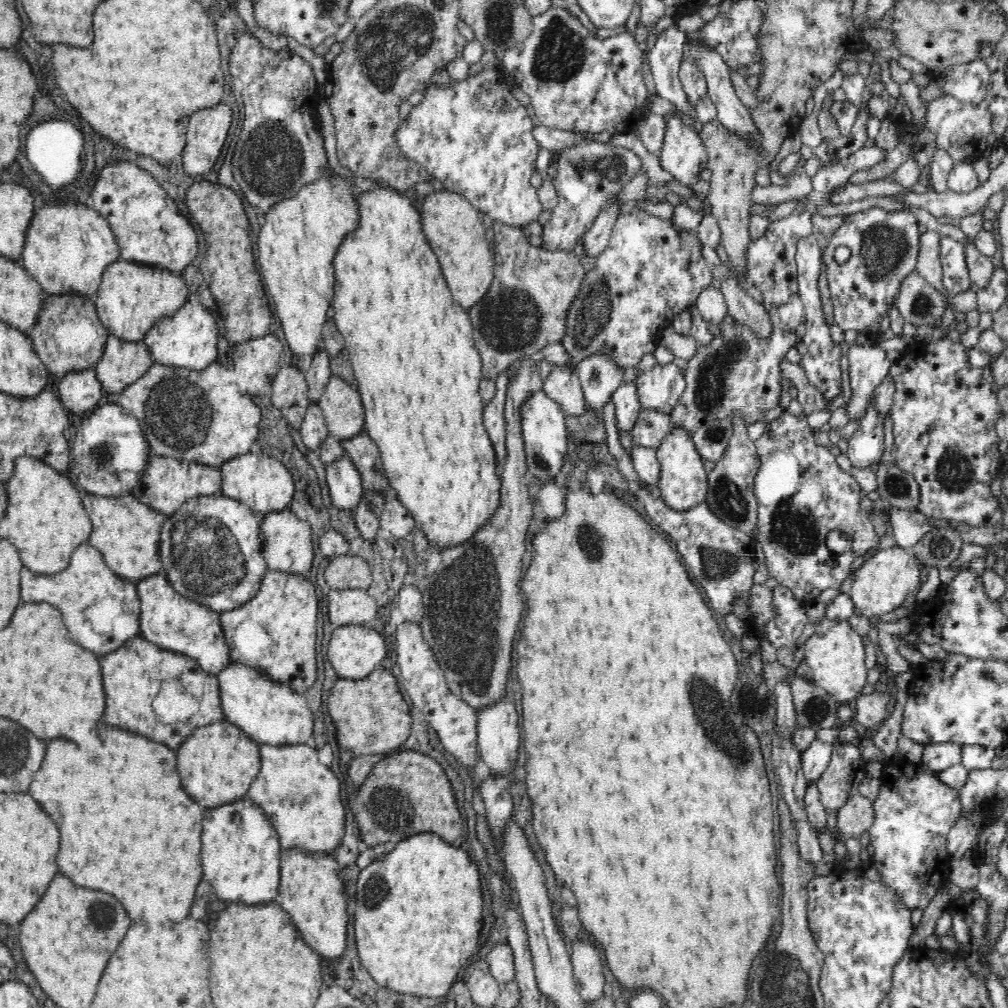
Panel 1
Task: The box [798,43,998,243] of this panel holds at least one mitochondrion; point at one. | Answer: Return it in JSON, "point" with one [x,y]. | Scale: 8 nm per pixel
{"point":[832,152]}

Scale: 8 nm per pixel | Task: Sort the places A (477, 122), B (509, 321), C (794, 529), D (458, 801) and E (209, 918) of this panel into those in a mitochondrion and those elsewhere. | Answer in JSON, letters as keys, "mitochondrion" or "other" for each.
{"A":"other","B":"mitochondrion","C":"mitochondrion","D":"other","E":"other"}

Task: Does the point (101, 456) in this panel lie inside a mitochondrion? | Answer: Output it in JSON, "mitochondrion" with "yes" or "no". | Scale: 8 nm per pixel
{"mitochondrion":"yes"}

